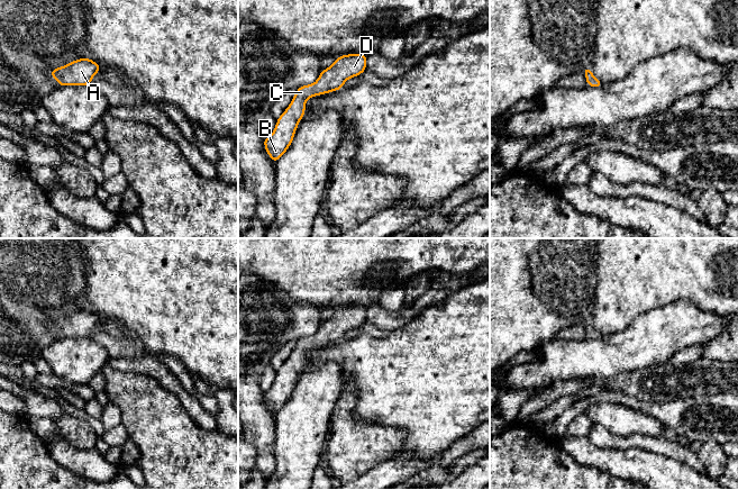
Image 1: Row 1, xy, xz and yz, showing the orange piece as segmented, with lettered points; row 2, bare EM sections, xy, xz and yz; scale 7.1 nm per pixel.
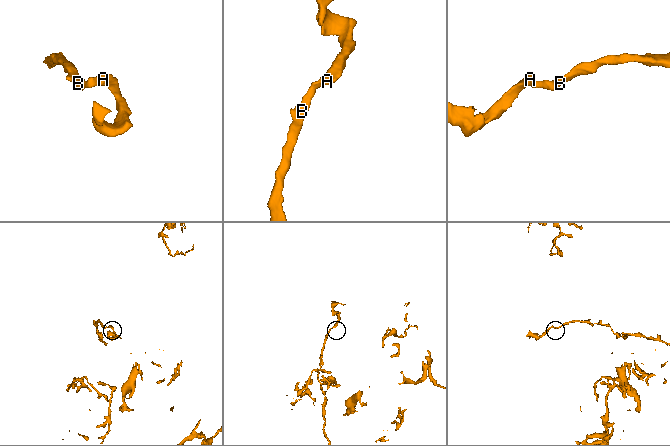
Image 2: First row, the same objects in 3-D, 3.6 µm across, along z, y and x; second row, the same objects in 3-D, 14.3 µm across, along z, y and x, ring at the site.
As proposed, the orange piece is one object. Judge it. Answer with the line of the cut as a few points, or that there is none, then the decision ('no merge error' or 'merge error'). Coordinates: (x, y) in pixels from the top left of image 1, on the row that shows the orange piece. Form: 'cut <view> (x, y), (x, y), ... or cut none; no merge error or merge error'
cut none; no merge error

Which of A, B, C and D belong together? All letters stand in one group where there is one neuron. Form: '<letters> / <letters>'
A B C D

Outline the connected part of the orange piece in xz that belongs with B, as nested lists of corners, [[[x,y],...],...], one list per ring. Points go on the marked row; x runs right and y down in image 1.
[[[364,54],[341,55],[326,70],[320,72],[313,84],[302,85],[295,91],[291,103],[276,120],[271,136],[264,137],[265,152],[274,163],[288,151],[298,124],[306,112],[309,98],[340,90],[344,83],[366,71],[367,56]]]

